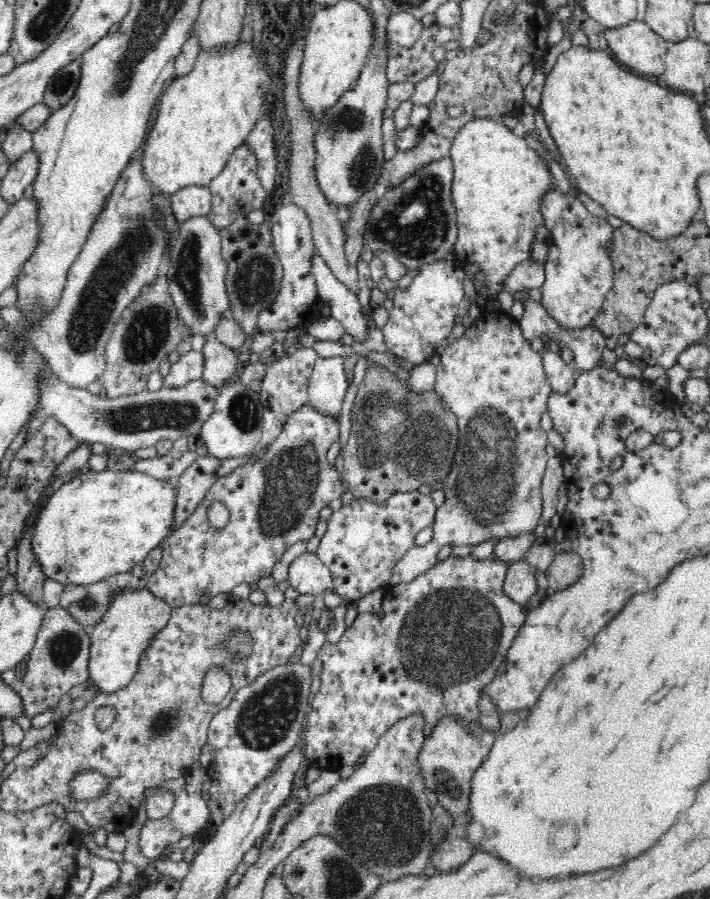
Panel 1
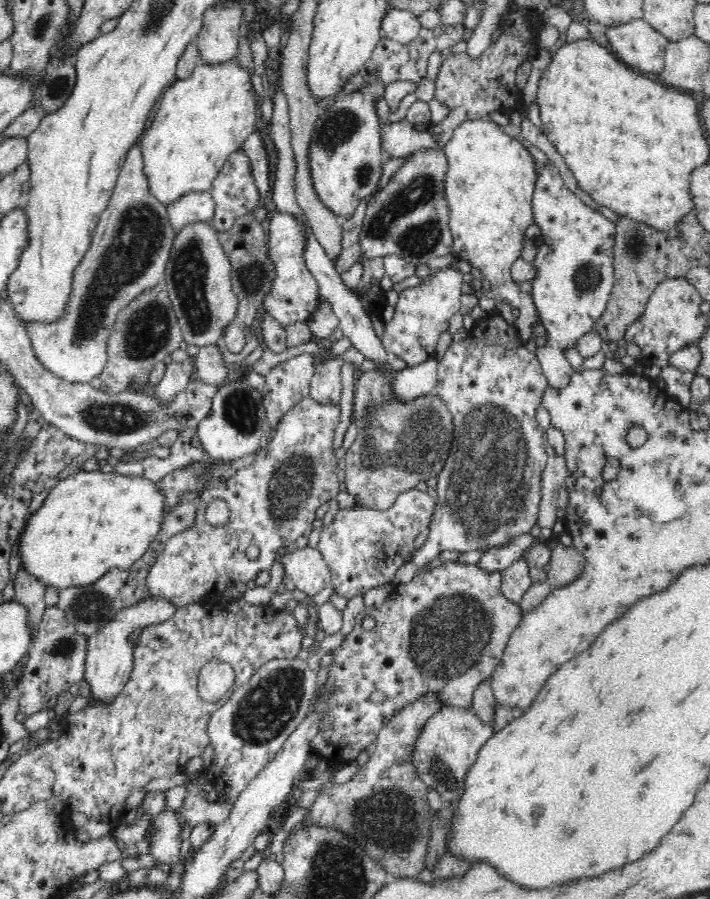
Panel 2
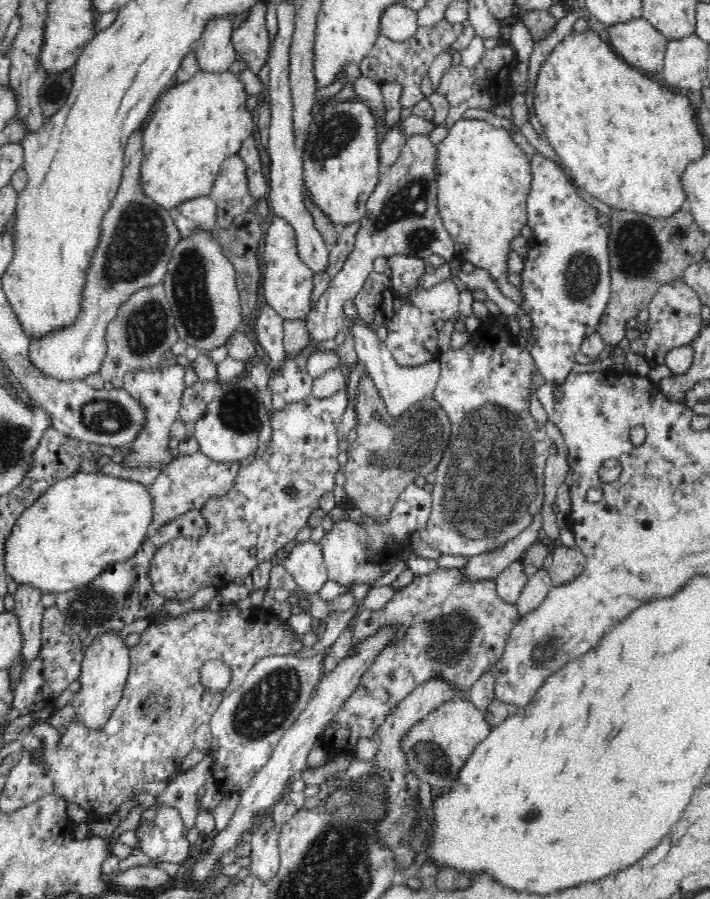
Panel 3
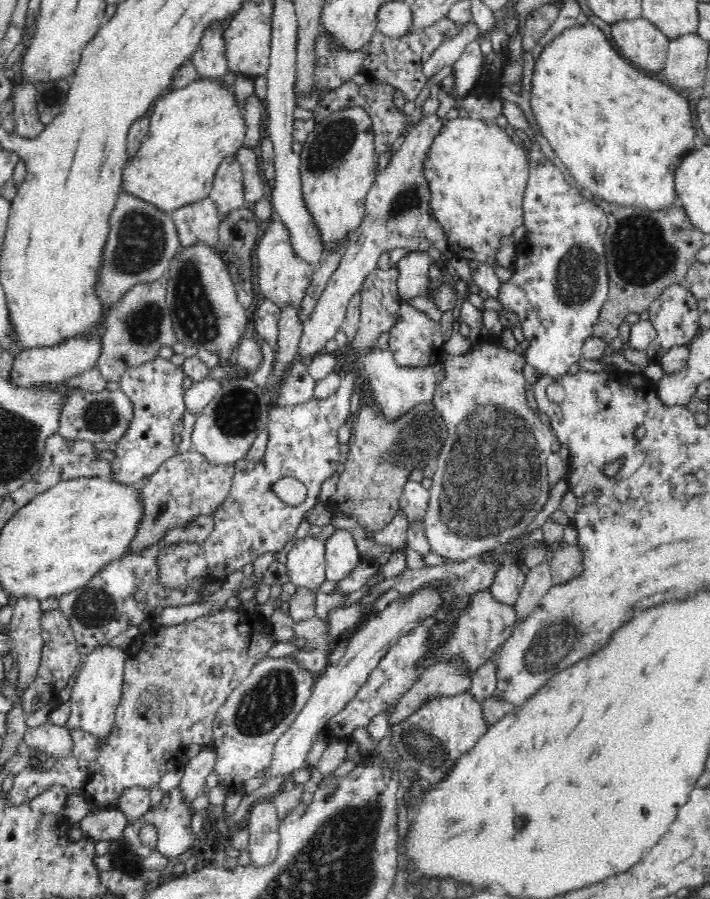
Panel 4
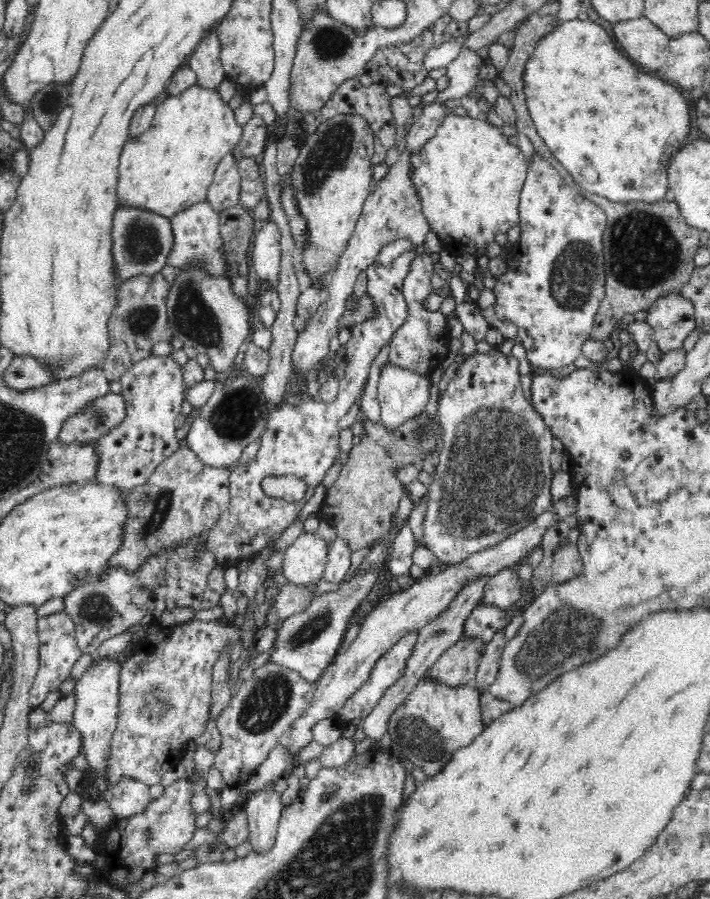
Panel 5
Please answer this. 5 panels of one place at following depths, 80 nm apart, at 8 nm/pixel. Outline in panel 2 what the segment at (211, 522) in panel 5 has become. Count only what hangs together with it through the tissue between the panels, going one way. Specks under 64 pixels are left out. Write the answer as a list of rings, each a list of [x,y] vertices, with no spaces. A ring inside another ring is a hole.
[[[259,446],[256,452],[244,458],[224,462],[214,460],[209,465],[207,456],[171,470],[158,482],[164,501],[162,514],[165,516],[172,512],[182,502],[182,496],[186,496],[188,492],[195,494],[198,500],[206,490],[215,488],[220,482],[228,482],[240,468],[249,466],[260,450],[263,449]]]

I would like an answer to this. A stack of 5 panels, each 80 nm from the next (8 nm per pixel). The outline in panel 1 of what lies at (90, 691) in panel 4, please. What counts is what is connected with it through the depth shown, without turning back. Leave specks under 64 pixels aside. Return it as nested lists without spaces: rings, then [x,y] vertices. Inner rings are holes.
[[[146,588],[142,591],[120,593],[114,596],[114,601],[114,605],[106,612],[101,624],[88,631],[89,681],[96,687],[98,693],[106,695],[124,689],[132,681],[148,639],[157,630],[167,626],[173,610],[164,599],[154,596]]]

